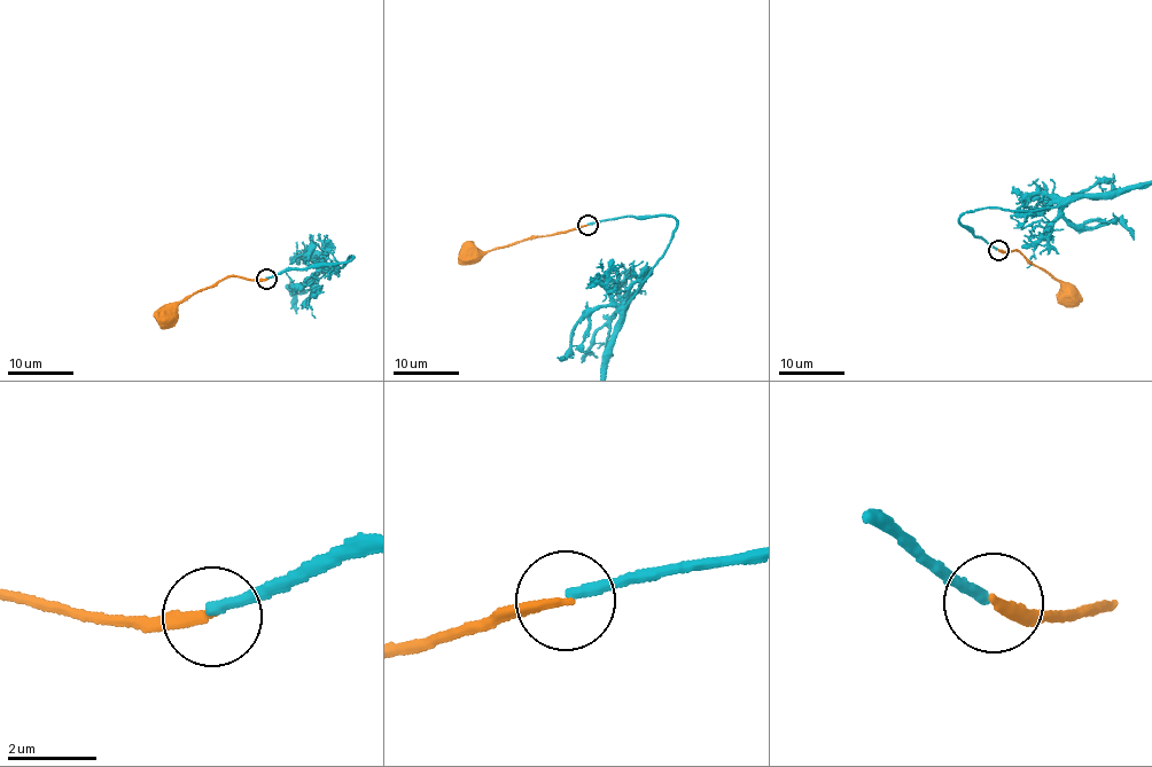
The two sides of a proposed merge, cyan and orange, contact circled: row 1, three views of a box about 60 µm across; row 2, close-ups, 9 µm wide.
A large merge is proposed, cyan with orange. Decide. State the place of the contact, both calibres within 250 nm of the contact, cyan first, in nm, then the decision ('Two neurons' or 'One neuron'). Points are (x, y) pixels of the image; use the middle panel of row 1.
Place: (588, 225). Thickness 240 nm (cyan) against 240 nm. Two neurons

